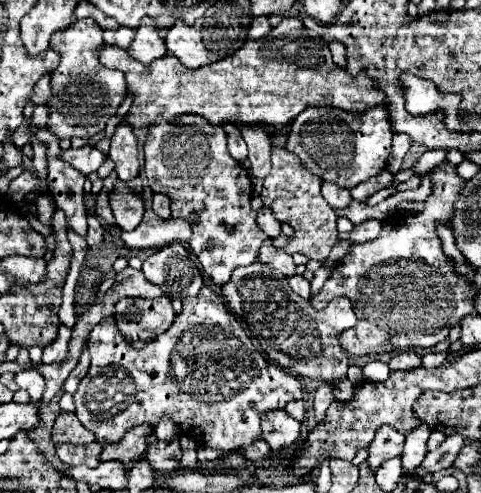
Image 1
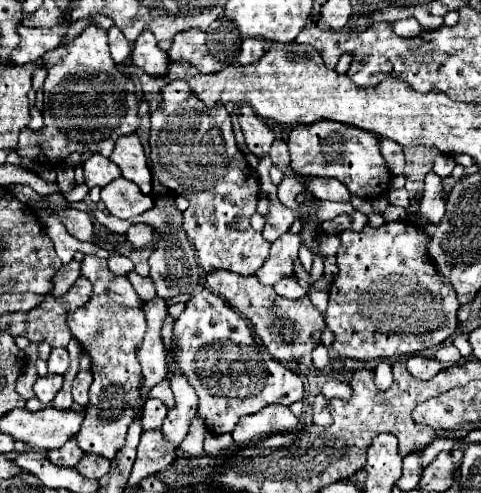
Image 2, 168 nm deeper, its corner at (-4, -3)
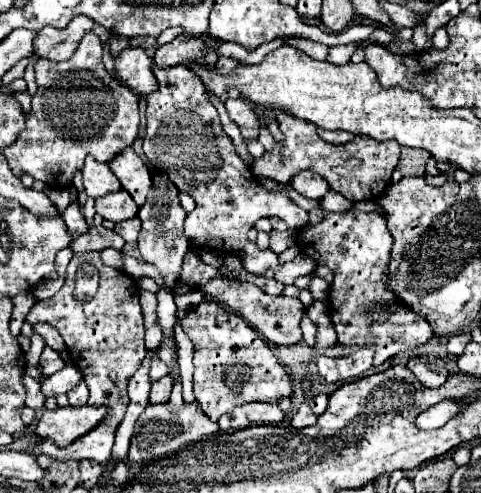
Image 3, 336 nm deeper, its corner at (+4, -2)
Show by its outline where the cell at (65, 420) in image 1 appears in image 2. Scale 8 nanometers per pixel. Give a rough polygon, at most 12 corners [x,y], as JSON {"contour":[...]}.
{"contour":[[70,437],[60,449],[48,451],[56,465],[74,467],[84,457],[76,437]]}

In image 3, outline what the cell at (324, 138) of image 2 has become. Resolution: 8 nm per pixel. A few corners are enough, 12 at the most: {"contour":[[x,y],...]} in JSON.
{"contour":[[278,116],[284,140],[254,158],[258,178],[312,170],[350,202],[380,198],[396,140],[328,144]]}

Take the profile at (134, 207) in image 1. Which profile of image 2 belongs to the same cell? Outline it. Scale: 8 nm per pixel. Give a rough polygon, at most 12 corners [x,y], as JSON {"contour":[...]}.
{"contour":[[124,177],[102,187],[106,209],[132,219],[154,207],[154,199]]}

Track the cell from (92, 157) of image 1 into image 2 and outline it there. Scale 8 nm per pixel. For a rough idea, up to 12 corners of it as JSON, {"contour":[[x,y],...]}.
{"contour":[[94,153],[84,163],[84,183],[104,187],[120,177],[108,157]]}

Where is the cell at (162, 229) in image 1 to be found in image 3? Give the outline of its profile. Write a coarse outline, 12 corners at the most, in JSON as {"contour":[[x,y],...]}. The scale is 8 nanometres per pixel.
{"contour":[[140,218],[122,220],[114,226],[126,242],[136,242]]}

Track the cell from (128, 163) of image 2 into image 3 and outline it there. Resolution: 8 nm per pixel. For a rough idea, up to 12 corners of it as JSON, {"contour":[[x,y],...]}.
{"contour":[[132,148],[110,162],[122,188],[144,206],[150,170]]}

